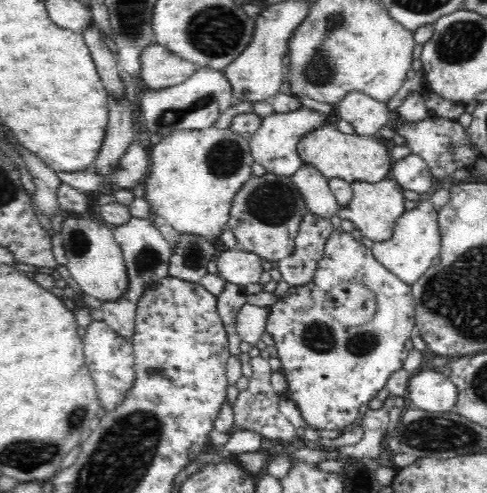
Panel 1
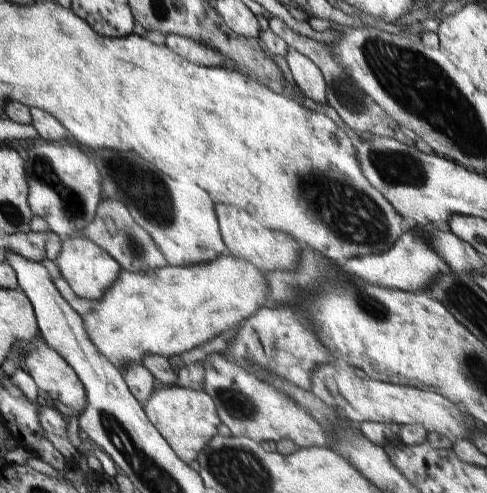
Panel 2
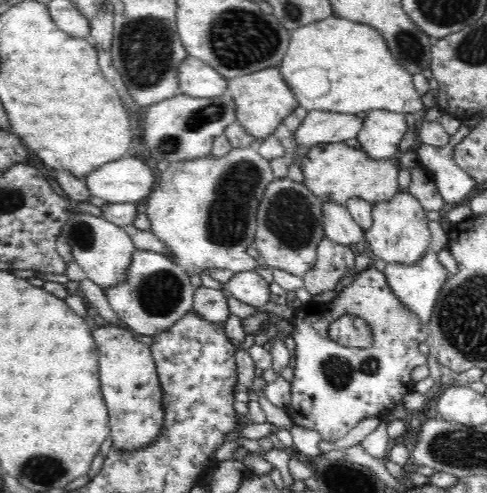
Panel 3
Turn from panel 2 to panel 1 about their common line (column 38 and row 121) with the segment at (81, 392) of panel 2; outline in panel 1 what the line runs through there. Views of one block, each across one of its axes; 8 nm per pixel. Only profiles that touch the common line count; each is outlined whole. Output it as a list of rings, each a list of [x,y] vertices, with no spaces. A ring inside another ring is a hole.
[[[352,92],[338,102],[338,120],[350,122],[360,136],[376,138],[376,134],[386,126],[386,122],[390,122],[390,112],[388,104],[368,94]]]

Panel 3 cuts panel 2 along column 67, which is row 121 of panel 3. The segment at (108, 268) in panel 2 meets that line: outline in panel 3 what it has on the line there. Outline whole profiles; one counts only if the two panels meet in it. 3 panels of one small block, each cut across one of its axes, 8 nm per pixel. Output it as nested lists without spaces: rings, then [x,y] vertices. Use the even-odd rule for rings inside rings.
[[[264,68],[256,74],[228,80],[228,94],[236,102],[236,118],[240,126],[244,126],[246,134],[254,138],[256,150],[258,150],[258,144],[262,144],[262,140],[276,136],[276,130],[300,106],[296,96],[290,92],[286,82],[282,80],[282,74],[278,68]]]

